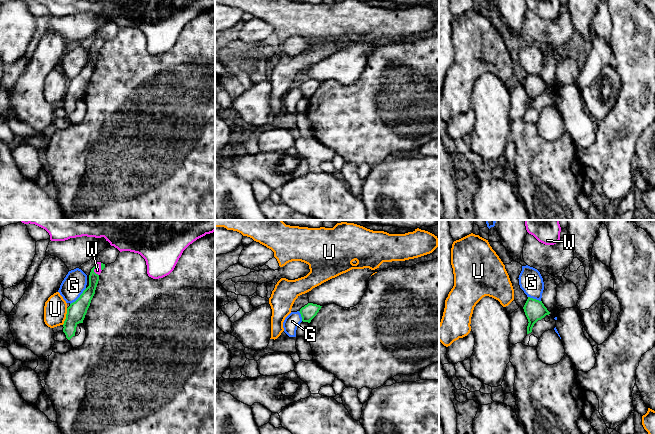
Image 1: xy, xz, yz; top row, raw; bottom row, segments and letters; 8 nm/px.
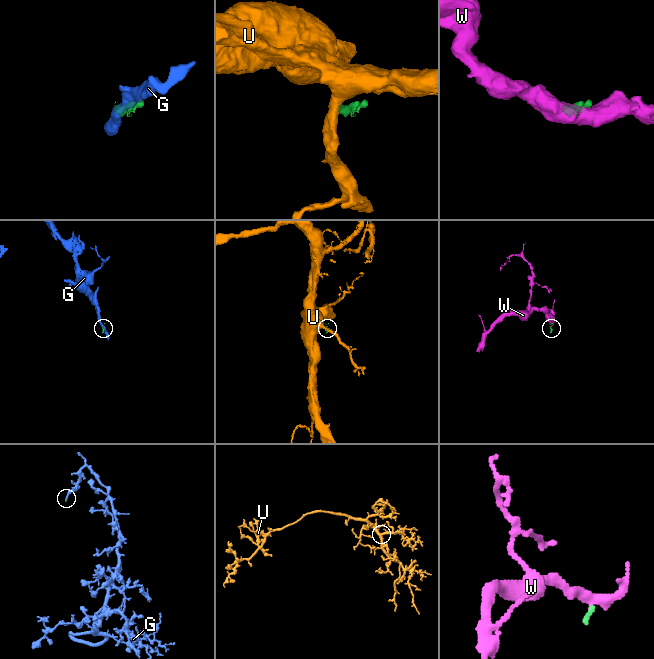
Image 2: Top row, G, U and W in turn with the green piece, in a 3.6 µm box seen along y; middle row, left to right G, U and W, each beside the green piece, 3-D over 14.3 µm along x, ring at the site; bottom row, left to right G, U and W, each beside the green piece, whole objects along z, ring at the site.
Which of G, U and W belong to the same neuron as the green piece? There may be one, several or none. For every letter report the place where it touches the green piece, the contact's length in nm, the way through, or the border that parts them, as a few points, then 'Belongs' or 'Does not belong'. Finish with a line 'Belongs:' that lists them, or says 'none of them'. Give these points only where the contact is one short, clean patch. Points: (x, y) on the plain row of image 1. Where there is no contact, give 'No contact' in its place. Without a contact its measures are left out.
G: Touches green at xy (79, 73). Shared border 190 nm. Does not belong
U: Touches green at xy (66, 92). Shared border 140 nm. Boundary: xy (67, 84), (65, 96), (62, 100). Does not belong
W: Touches green at xy (93, 47). Shared border 90 nm. Path across: xy (84, 76), (92, 63), (93, 47), (97, 46). Belongs
Belongs: W

